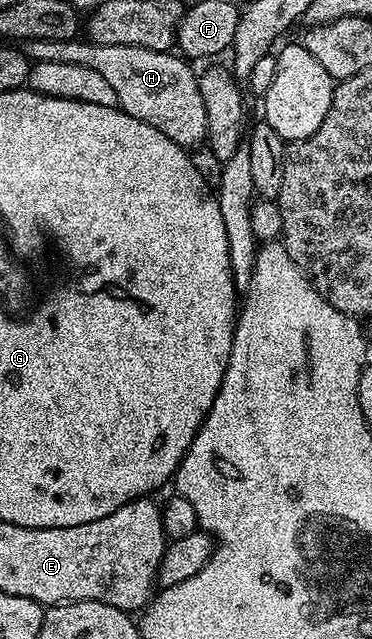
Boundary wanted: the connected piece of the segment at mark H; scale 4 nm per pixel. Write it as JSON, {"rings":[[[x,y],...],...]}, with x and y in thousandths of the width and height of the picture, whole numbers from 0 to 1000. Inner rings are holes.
{"rings":[[[218,58],[169,66],[86,63],[67,67],[65,83],[83,99],[218,100],[223,106],[247,106],[312,138],[315,167],[344,182],[409,194],[419,207],[441,207],[452,219],[492,232],[532,232],[554,222],[559,182],[548,182],[532,116],[511,105],[519,102],[476,83],[344,69],[258,69]]]}

